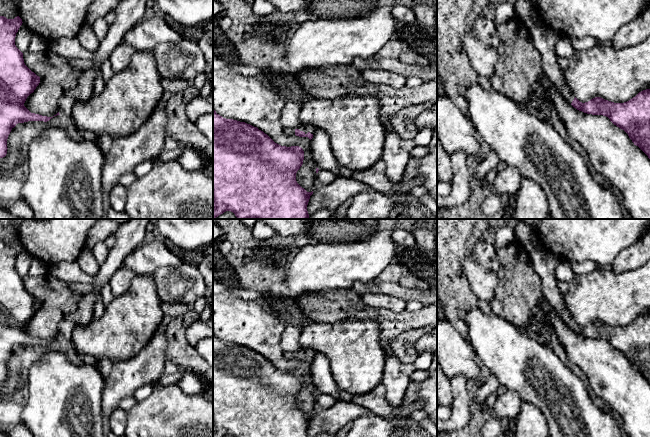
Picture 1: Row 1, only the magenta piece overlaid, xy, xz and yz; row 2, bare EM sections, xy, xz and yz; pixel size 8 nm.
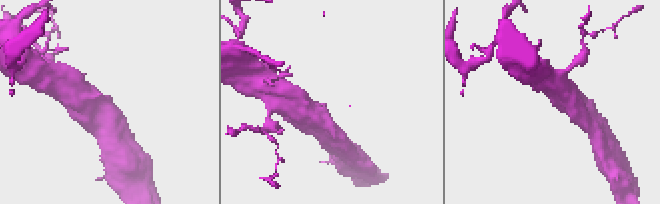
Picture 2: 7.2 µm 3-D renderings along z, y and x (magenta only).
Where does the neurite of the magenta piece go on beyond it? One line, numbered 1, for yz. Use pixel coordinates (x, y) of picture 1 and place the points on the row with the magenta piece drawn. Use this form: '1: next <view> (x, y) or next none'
1: next yz (545, 38)

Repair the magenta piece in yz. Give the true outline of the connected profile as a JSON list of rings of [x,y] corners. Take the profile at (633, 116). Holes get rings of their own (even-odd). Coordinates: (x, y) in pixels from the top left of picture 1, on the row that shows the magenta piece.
[[[517,0],[515,15],[530,31],[534,45],[541,54],[543,74],[556,86],[562,97],[574,108],[587,114],[603,115],[624,130],[634,145],[650,159],[650,89],[639,92],[624,103],[614,103],[601,97],[580,102],[565,82],[564,70],[558,64],[555,46],[559,35],[548,26],[538,26],[532,20],[532,5],[528,0]]]

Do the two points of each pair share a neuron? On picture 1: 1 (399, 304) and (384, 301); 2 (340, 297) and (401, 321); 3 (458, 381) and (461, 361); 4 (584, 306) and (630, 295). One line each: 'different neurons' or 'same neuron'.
1: same neuron
2: same neuron
3: different neurons
4: same neuron

